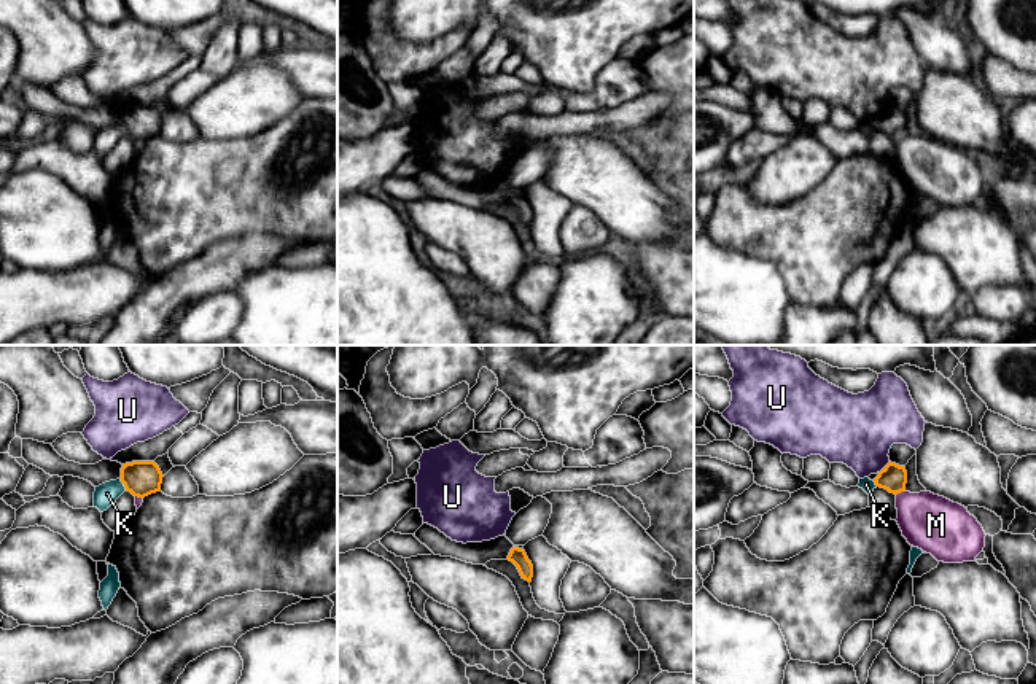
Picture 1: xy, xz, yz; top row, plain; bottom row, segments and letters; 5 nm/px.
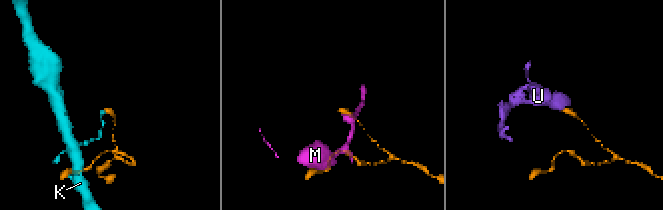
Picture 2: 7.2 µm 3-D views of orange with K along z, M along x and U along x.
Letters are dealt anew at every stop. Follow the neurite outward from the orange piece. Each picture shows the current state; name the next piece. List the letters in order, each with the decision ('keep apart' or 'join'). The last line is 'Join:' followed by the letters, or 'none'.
K: keep apart
M: keep apart
U: keep apart
Join: none

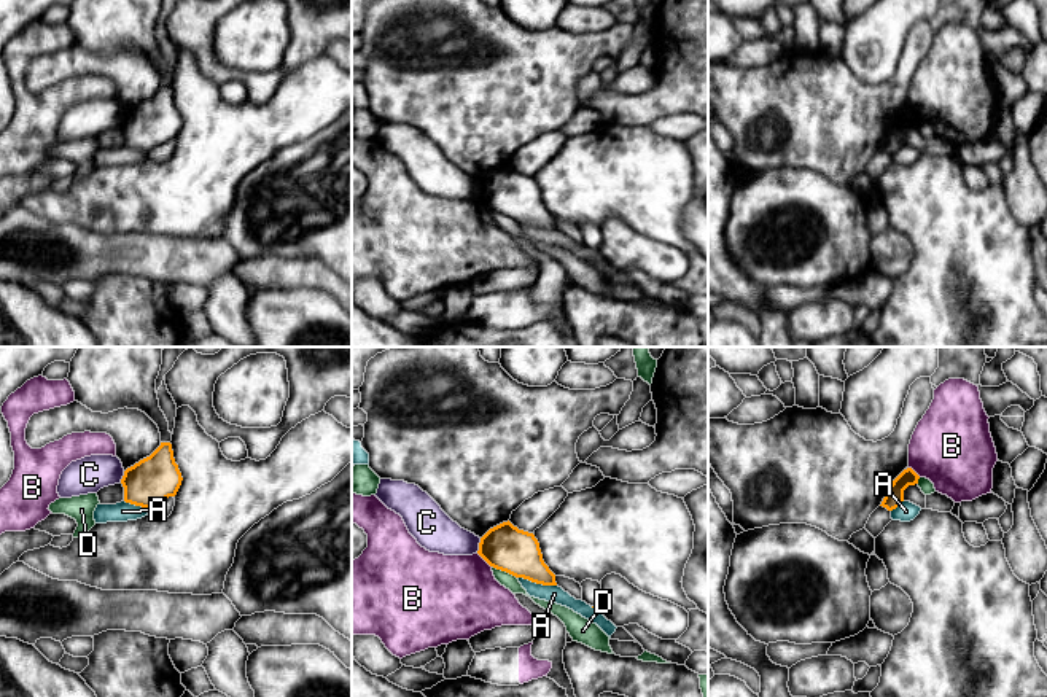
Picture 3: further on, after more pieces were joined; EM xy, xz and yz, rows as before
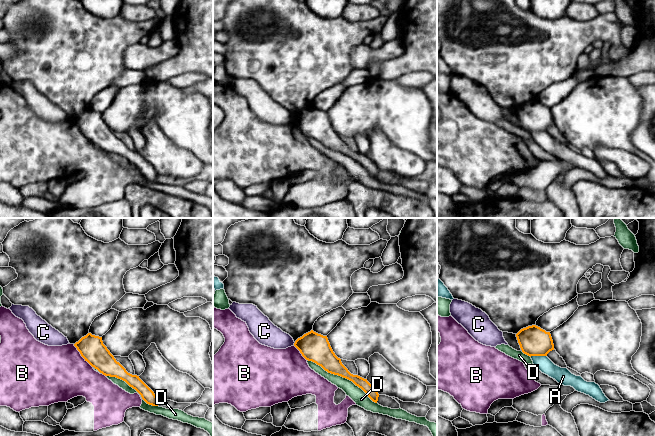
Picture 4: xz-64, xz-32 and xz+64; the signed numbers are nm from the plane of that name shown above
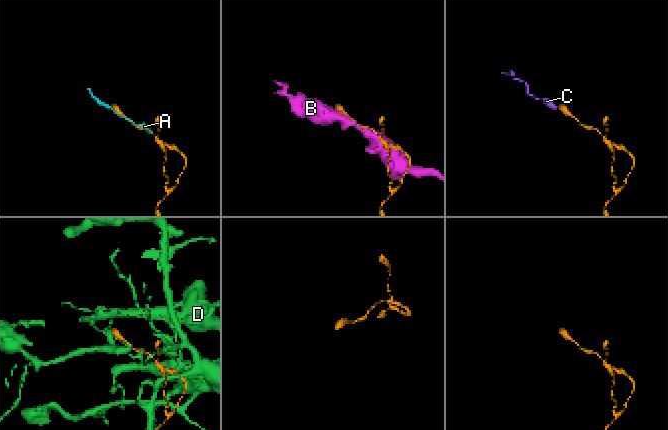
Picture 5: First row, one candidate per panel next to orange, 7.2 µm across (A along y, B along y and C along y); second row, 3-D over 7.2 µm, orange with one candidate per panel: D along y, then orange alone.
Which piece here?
A: keep apart
B: keep apart
C: keep apart
D: keep apart
Join: none

